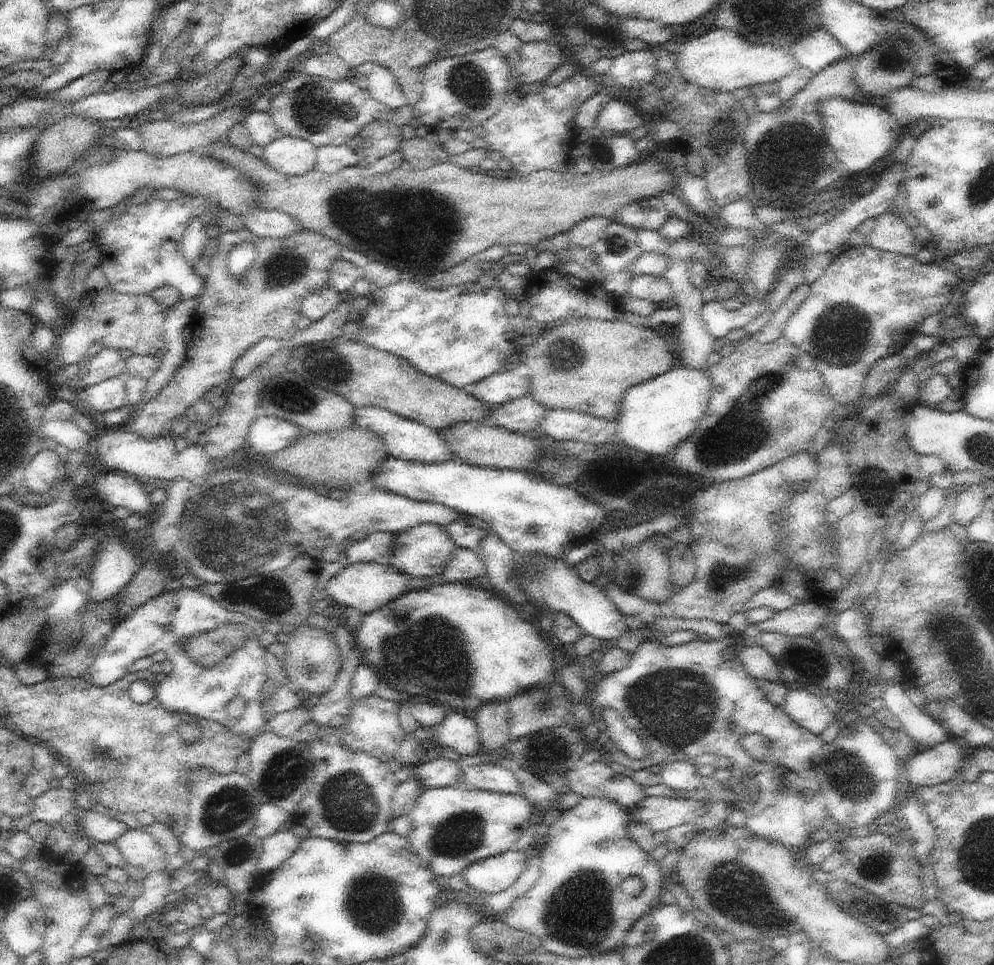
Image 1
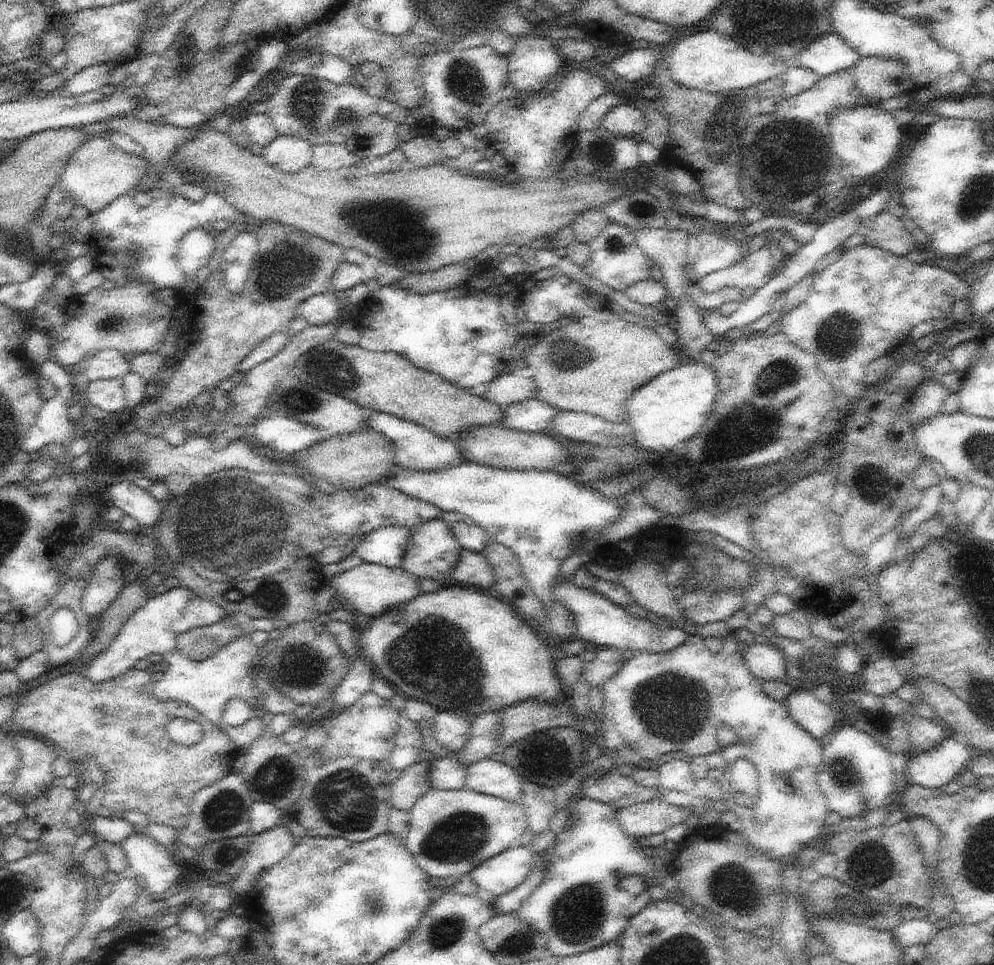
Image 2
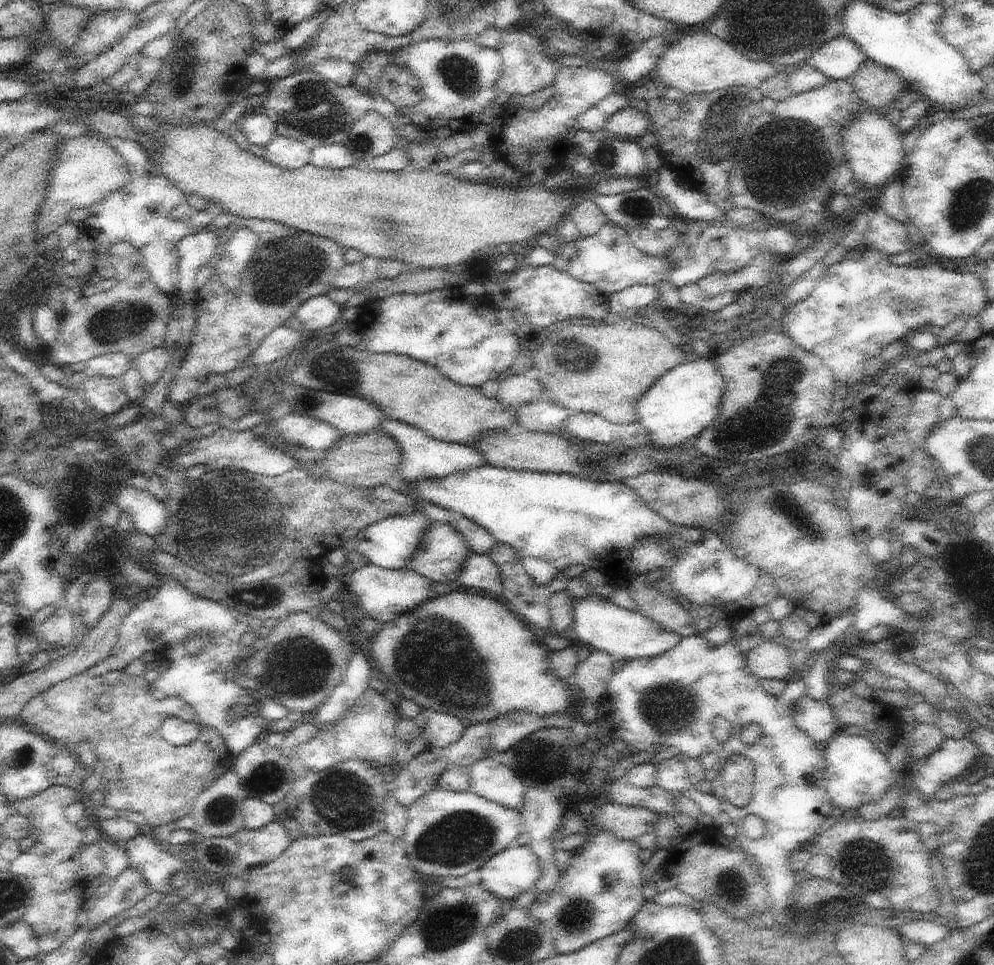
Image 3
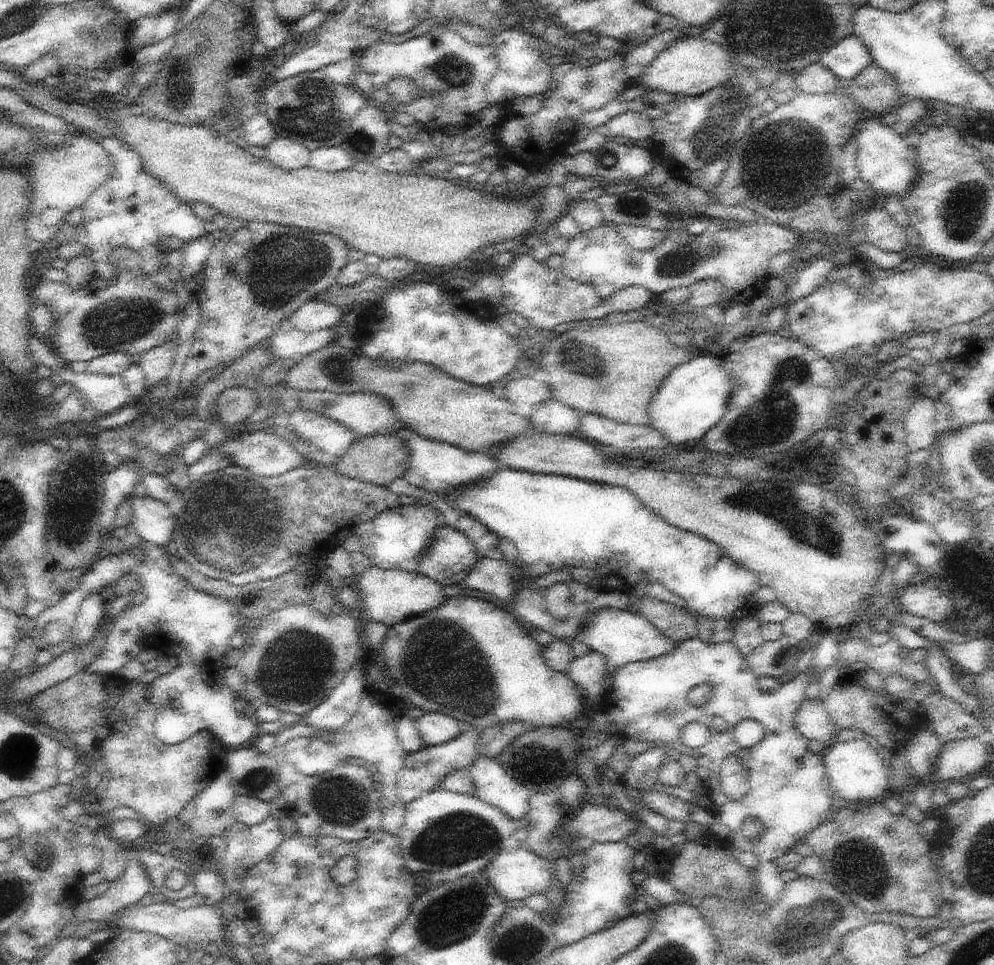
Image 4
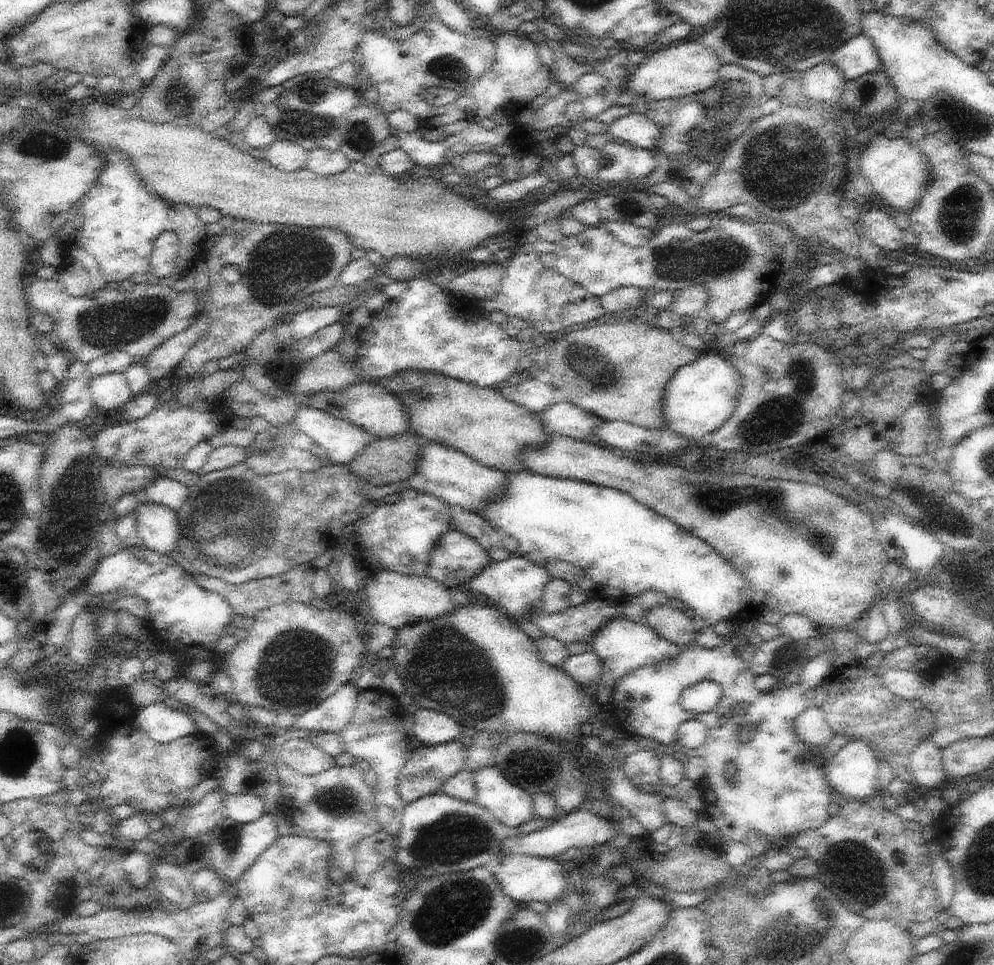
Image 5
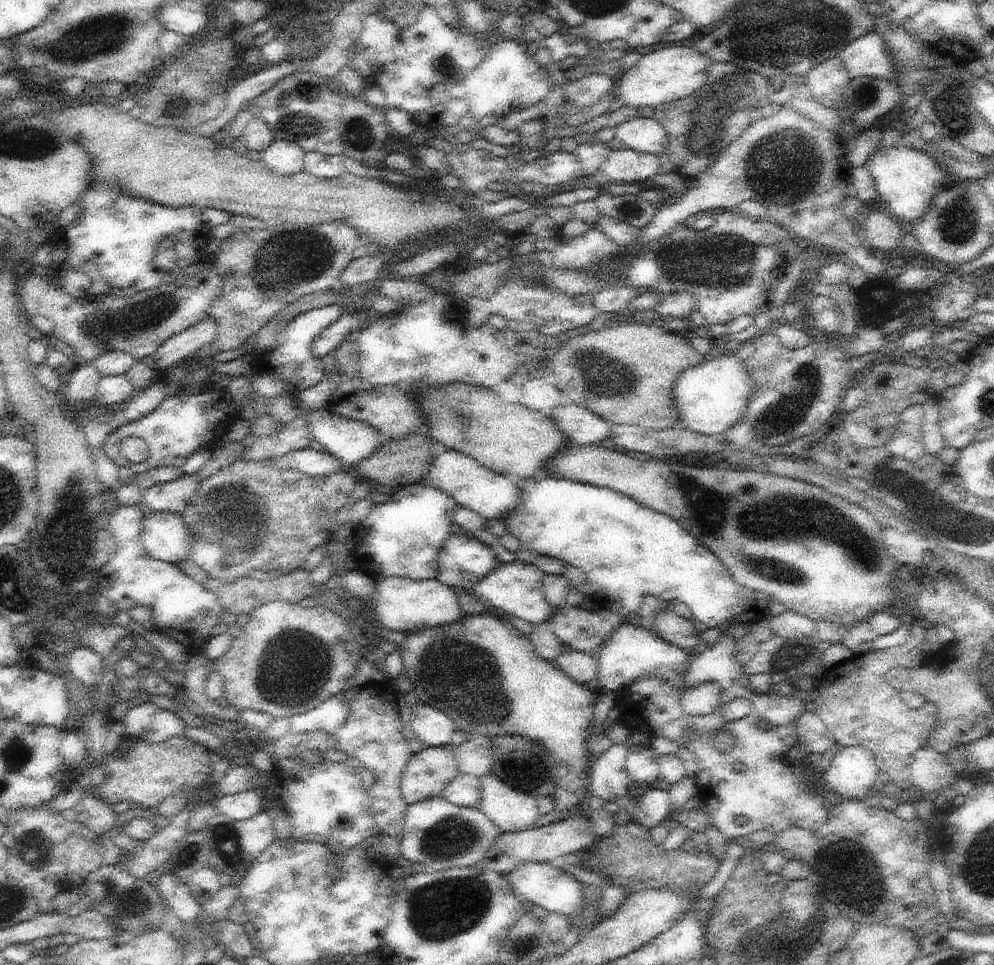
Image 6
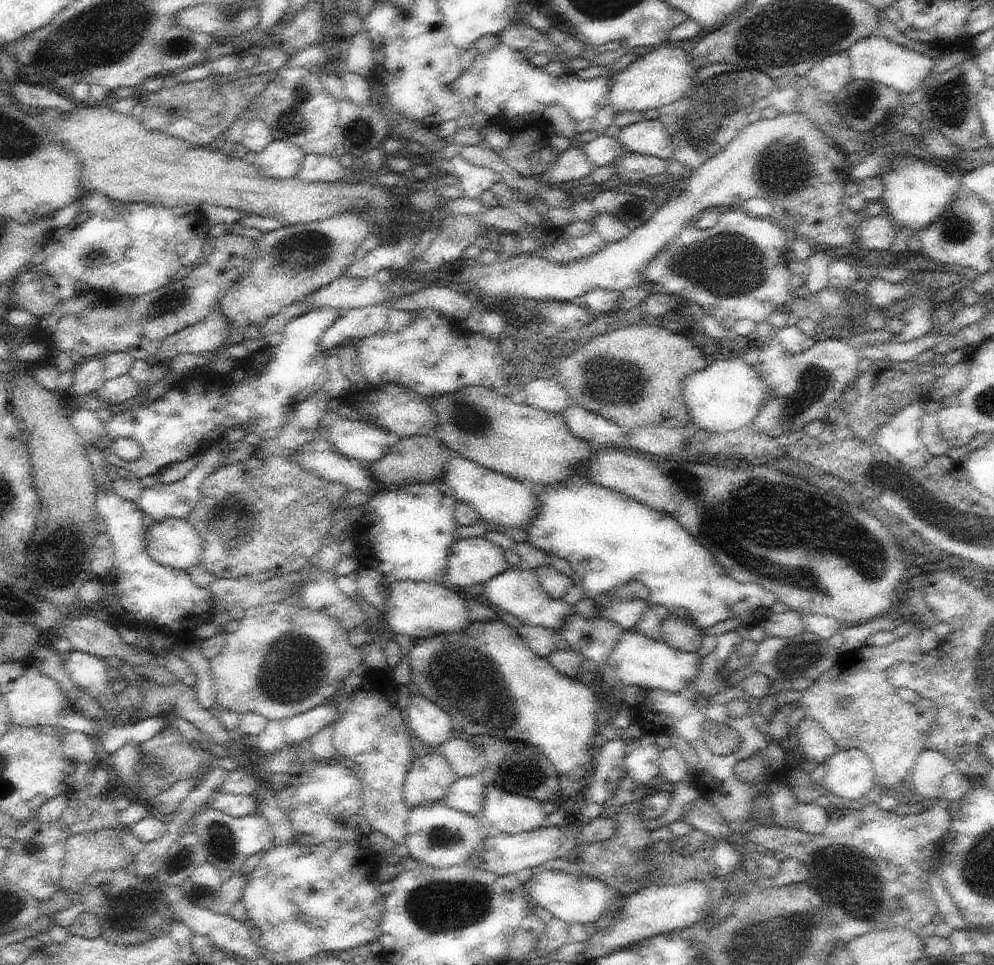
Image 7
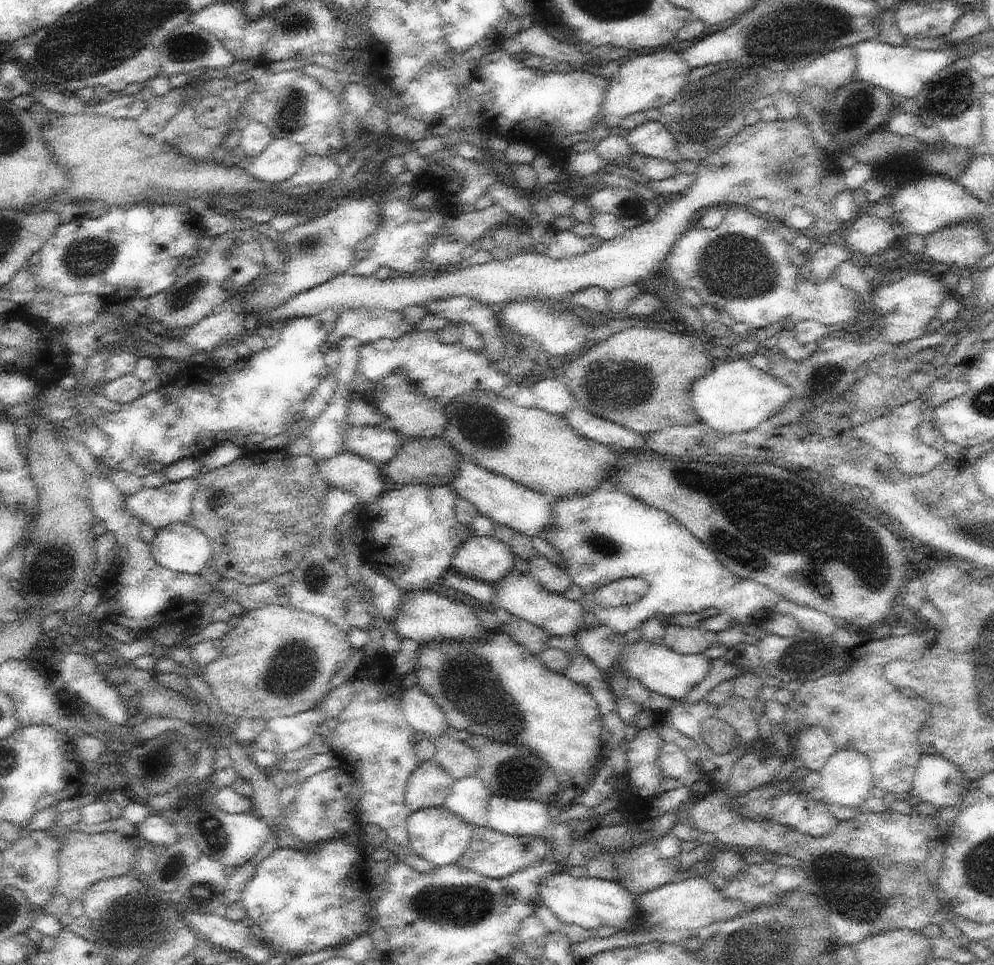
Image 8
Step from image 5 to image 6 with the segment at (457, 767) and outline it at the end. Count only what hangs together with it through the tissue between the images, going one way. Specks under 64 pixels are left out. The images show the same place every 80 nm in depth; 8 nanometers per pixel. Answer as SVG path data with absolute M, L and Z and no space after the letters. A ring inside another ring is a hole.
M453 745L426 747L410 759L401 778L402 798L408 806L439 797L460 774Z

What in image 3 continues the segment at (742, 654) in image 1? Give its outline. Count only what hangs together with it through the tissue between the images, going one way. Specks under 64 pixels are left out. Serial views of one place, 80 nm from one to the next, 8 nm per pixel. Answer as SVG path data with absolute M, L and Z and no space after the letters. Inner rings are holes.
M762 642L746 654L749 671L761 681L786 680L794 671L791 668L793 652L784 644Z

